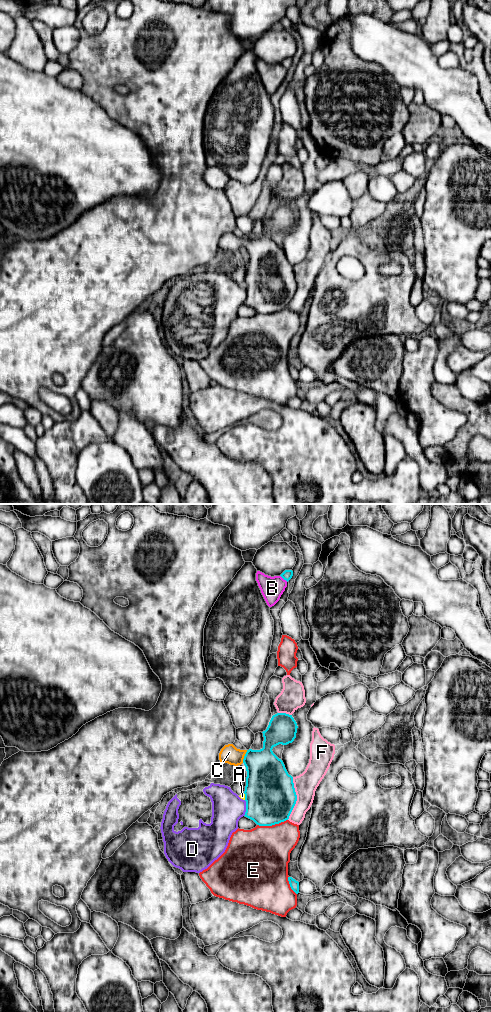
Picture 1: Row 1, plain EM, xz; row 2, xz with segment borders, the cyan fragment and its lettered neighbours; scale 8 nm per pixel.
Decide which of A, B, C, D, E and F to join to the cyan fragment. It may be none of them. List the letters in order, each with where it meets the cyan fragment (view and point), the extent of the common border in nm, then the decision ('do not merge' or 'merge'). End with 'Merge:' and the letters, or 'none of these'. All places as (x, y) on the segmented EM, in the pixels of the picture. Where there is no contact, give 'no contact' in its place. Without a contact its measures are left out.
A: xz (245, 796) | 60 nm | do not merge
B: xz (284, 579) | 80 nm | do not merge
C: xz (244, 756) | 110 nm | merge
D: xz (246, 808) | 130 nm | do not merge
E: xz (272, 824) | 260 nm | do not merge
F: xz (296, 798) | 340 nm | do not merge
Merge: C

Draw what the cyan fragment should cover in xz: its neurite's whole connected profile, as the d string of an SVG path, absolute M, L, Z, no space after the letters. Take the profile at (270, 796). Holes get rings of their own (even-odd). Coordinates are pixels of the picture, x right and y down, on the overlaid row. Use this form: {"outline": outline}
{"outline": "M277 713L272 716L269 725L263 731L263 748L260 750L240 750L233 744L225 745L220 753L220 763L238 766L242 763L246 767L247 777L245 786L246 812L245 817L253 820L259 826L272 826L289 819L296 804L297 795L294 788L293 777L288 774L285 765L272 751L279 745L292 743L296 738L297 723L292 715Z"}

